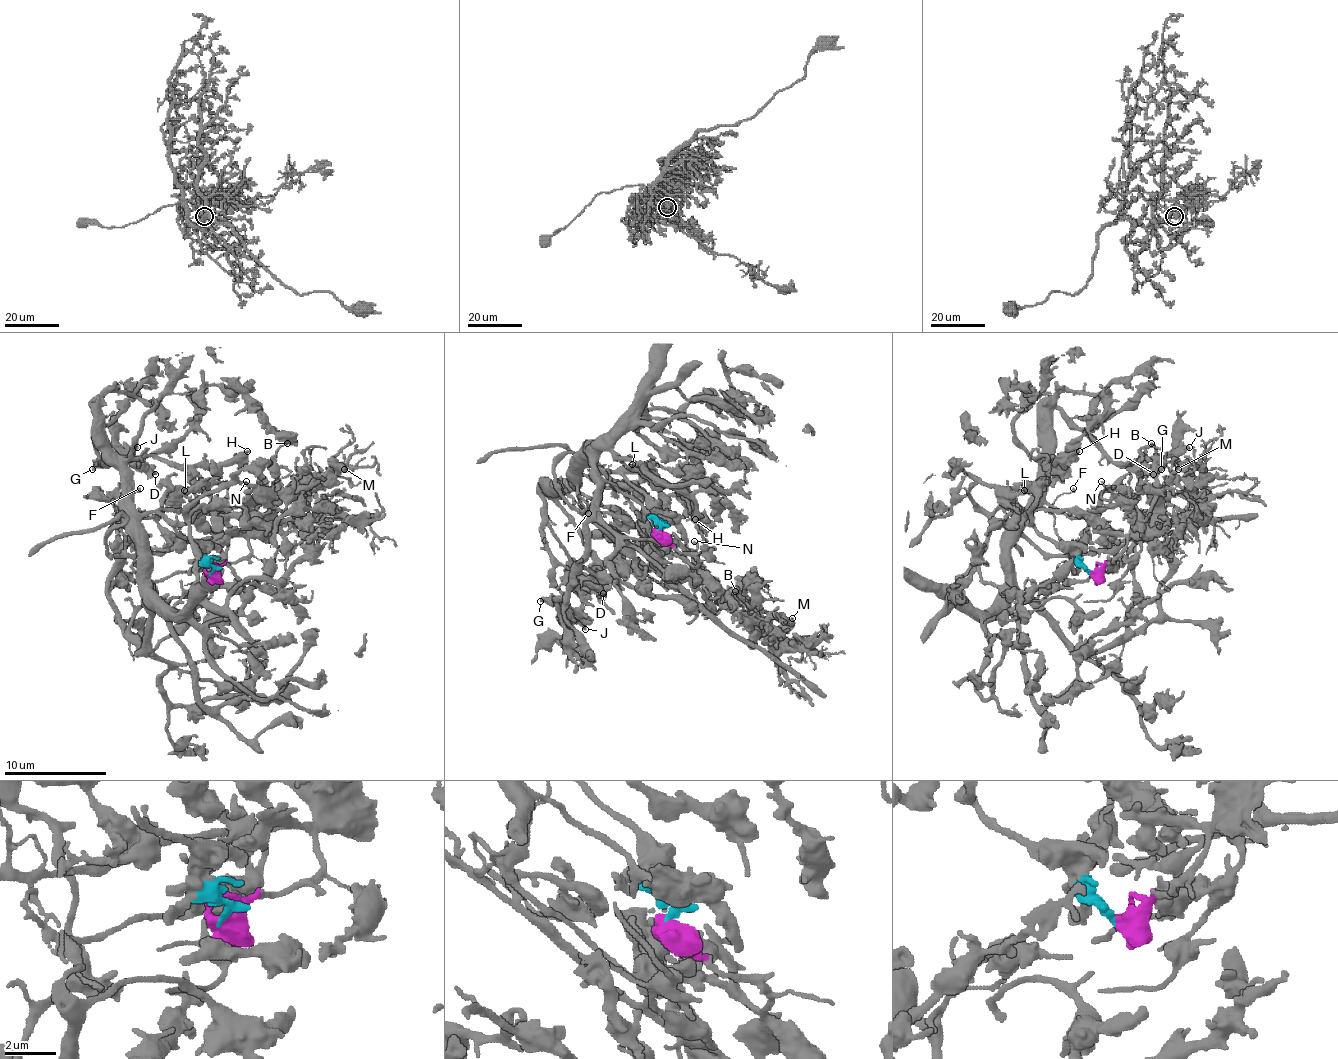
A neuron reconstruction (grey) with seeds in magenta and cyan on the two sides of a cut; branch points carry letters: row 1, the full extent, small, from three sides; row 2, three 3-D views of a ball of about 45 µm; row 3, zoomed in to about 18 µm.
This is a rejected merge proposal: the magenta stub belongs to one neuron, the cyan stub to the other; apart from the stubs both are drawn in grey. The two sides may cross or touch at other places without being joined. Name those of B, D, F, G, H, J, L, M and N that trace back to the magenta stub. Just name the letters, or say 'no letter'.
B, F, M, N

